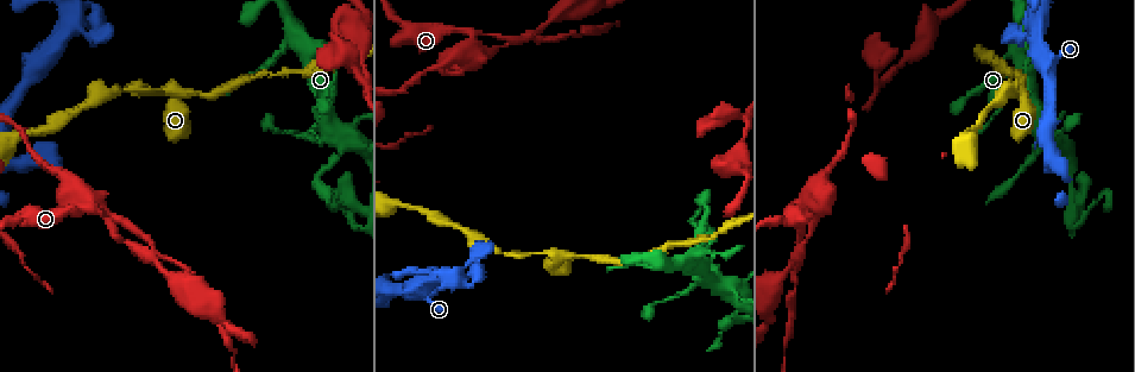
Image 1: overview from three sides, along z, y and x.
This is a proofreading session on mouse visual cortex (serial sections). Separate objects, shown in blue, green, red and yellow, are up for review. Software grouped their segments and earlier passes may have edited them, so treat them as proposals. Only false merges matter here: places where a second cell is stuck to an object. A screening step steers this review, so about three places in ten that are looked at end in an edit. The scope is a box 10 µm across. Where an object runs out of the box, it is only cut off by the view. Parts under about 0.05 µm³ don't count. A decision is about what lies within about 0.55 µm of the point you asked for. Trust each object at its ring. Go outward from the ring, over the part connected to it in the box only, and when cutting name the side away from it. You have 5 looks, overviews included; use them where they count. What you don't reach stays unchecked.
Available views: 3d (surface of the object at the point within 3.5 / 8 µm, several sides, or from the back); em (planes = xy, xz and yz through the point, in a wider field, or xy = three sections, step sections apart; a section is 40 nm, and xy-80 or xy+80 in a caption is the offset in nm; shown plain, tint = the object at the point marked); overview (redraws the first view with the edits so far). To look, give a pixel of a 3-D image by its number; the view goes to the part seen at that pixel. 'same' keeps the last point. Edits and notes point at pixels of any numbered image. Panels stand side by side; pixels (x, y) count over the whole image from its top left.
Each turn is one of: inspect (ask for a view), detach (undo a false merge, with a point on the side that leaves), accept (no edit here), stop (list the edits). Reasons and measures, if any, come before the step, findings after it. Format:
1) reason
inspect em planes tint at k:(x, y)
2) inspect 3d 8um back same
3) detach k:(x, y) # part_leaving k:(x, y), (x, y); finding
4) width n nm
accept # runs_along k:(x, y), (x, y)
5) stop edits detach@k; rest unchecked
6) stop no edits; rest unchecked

narrows sharply
inspect 3d 3.5um at 1:(92, 34)

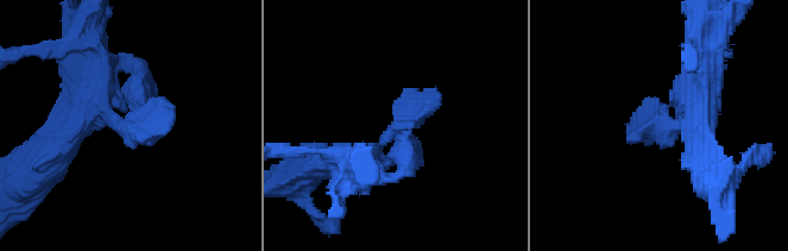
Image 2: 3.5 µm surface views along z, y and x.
shape alone is not enough
inspect em planes tint at 2:(124, 123)

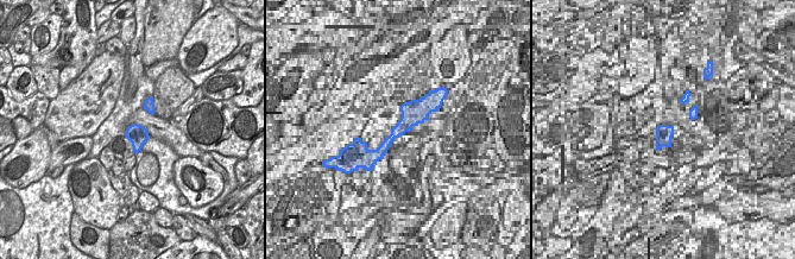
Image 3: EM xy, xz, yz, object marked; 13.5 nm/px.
another direction
inspect em xy step 5 tint same

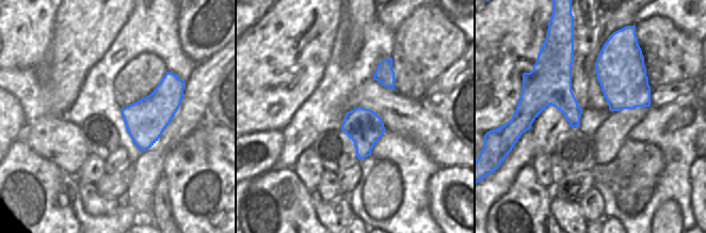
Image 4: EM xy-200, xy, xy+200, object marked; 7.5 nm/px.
accept # runs_along 2:(336, 163), (358, 163), (439, 99); all the same cell

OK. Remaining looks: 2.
abrupt turn
inspect 3d 3.5um at 1:(1024, 55)

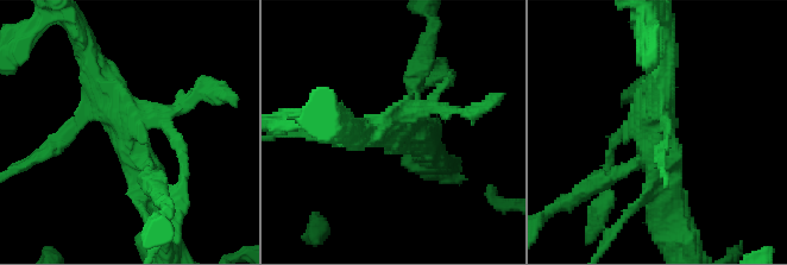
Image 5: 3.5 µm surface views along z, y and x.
shape alone is not enough
inspect em planes tint at 5:(659, 135)

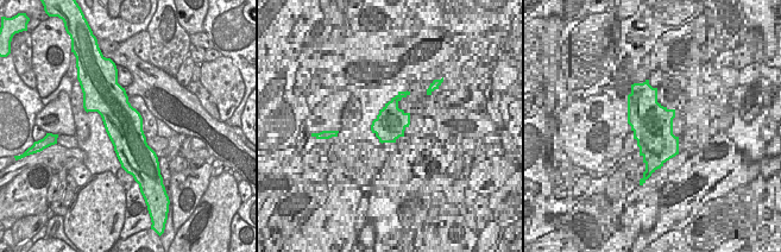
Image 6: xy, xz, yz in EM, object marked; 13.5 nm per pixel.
width 500 nm
accept # runs_along 5:(148, 178), (93, 65); one cell here

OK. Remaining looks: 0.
stop no edits; rest unchecked

